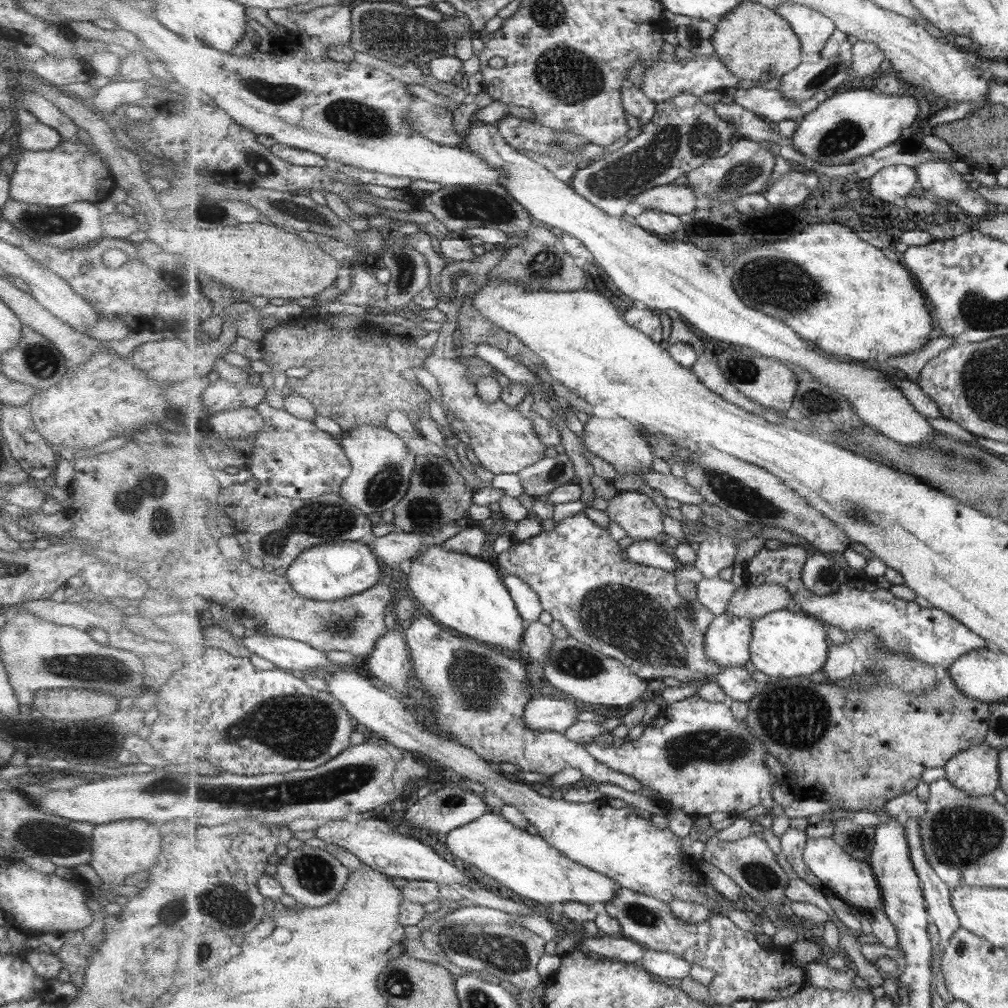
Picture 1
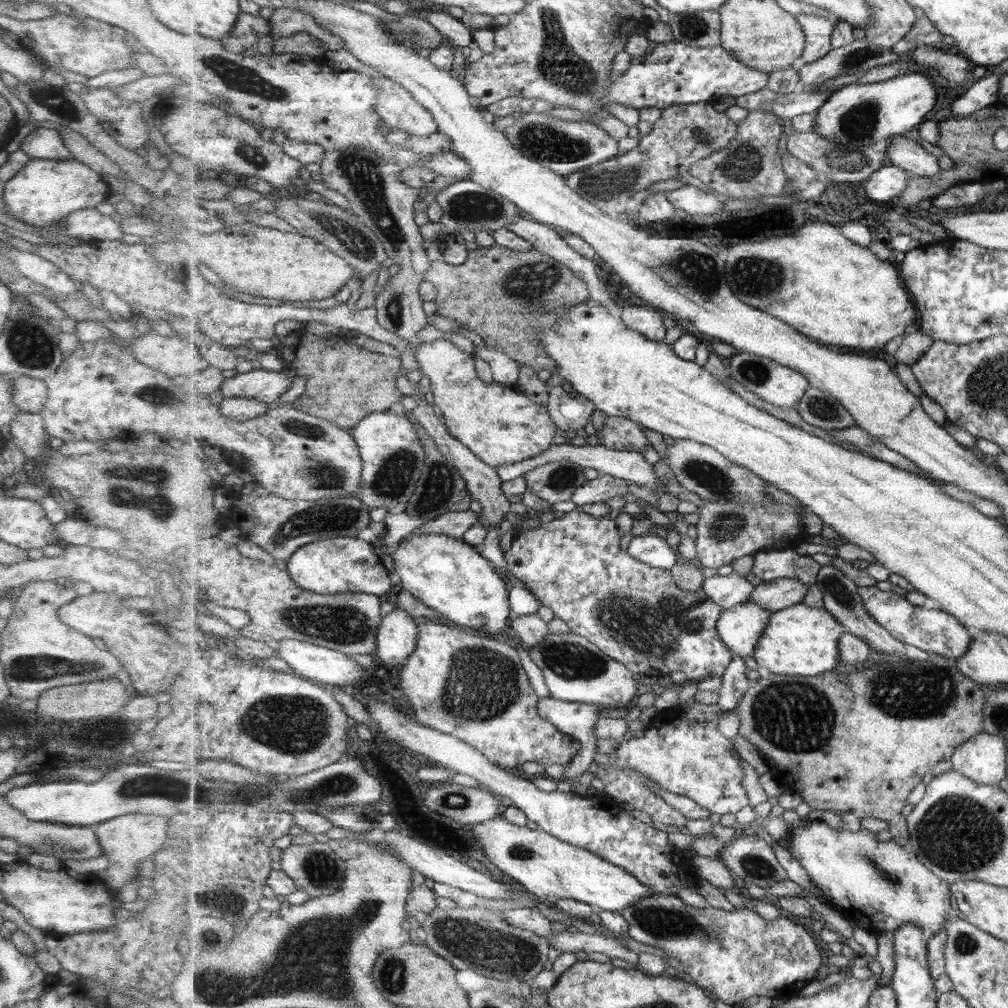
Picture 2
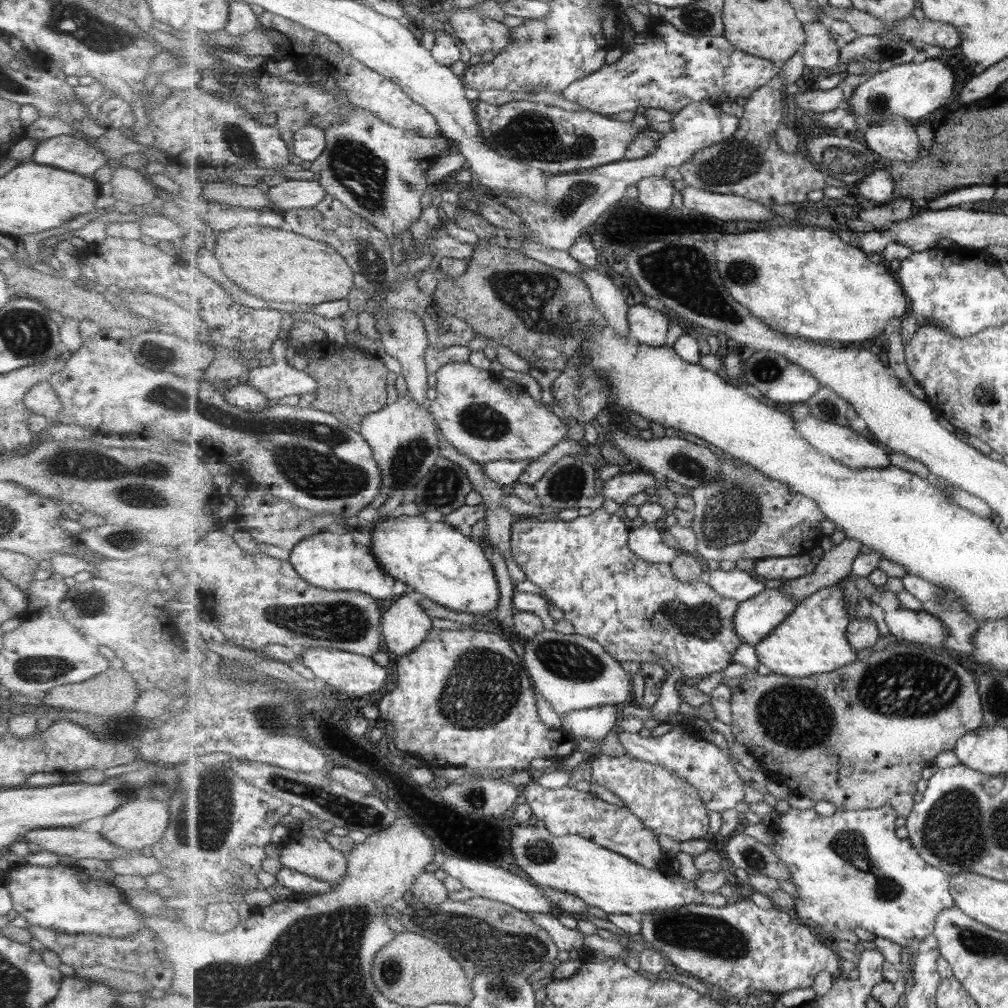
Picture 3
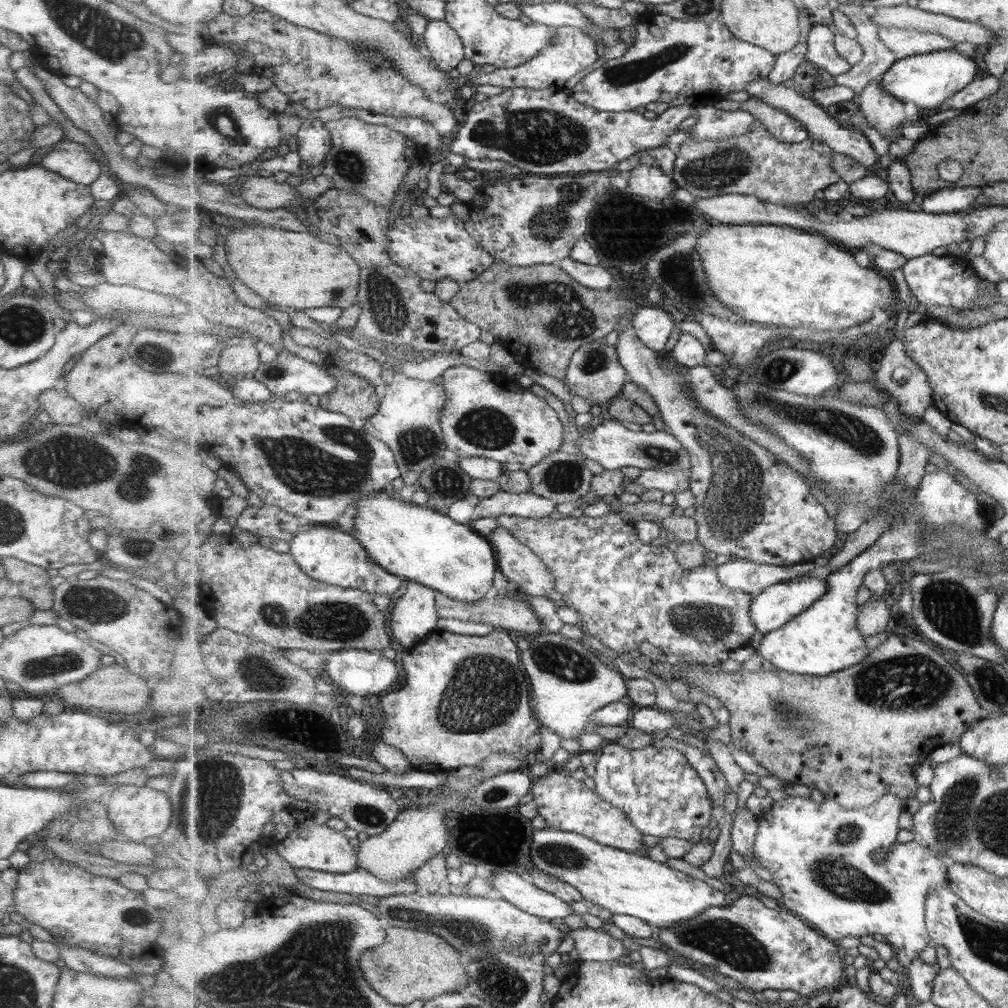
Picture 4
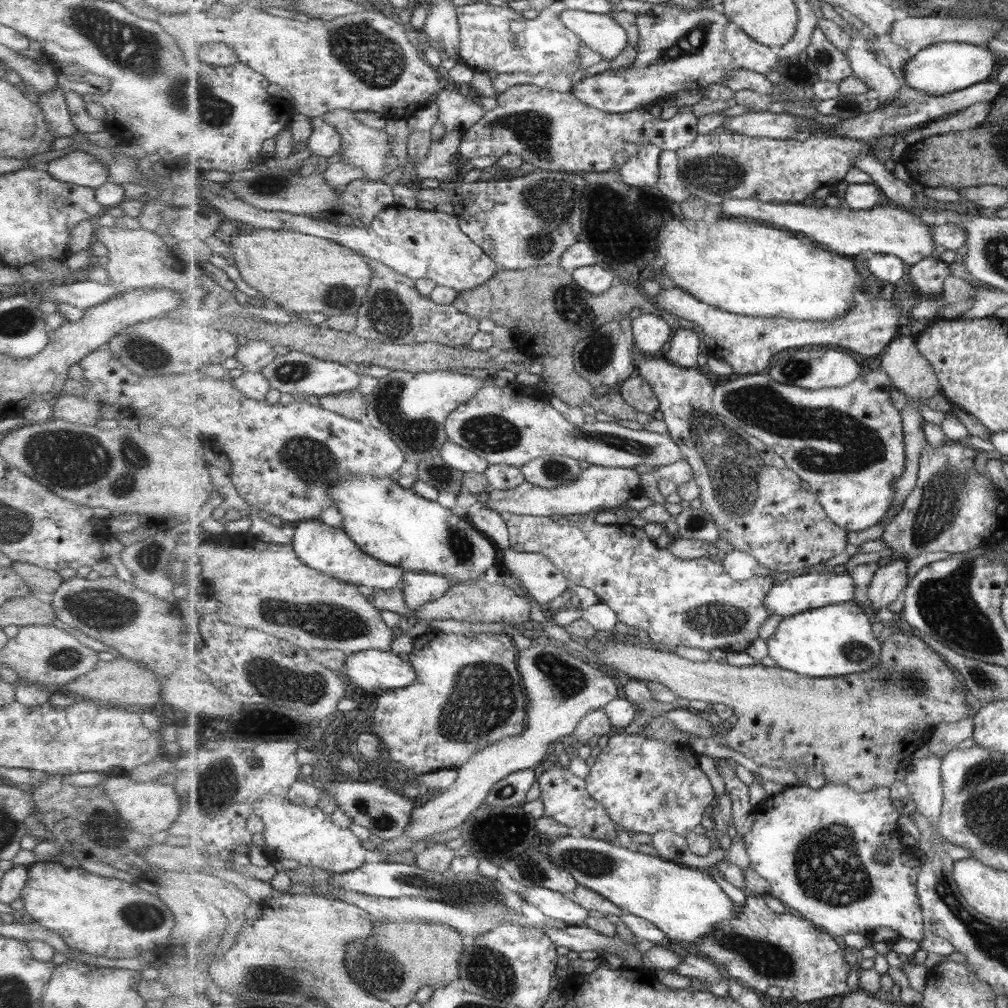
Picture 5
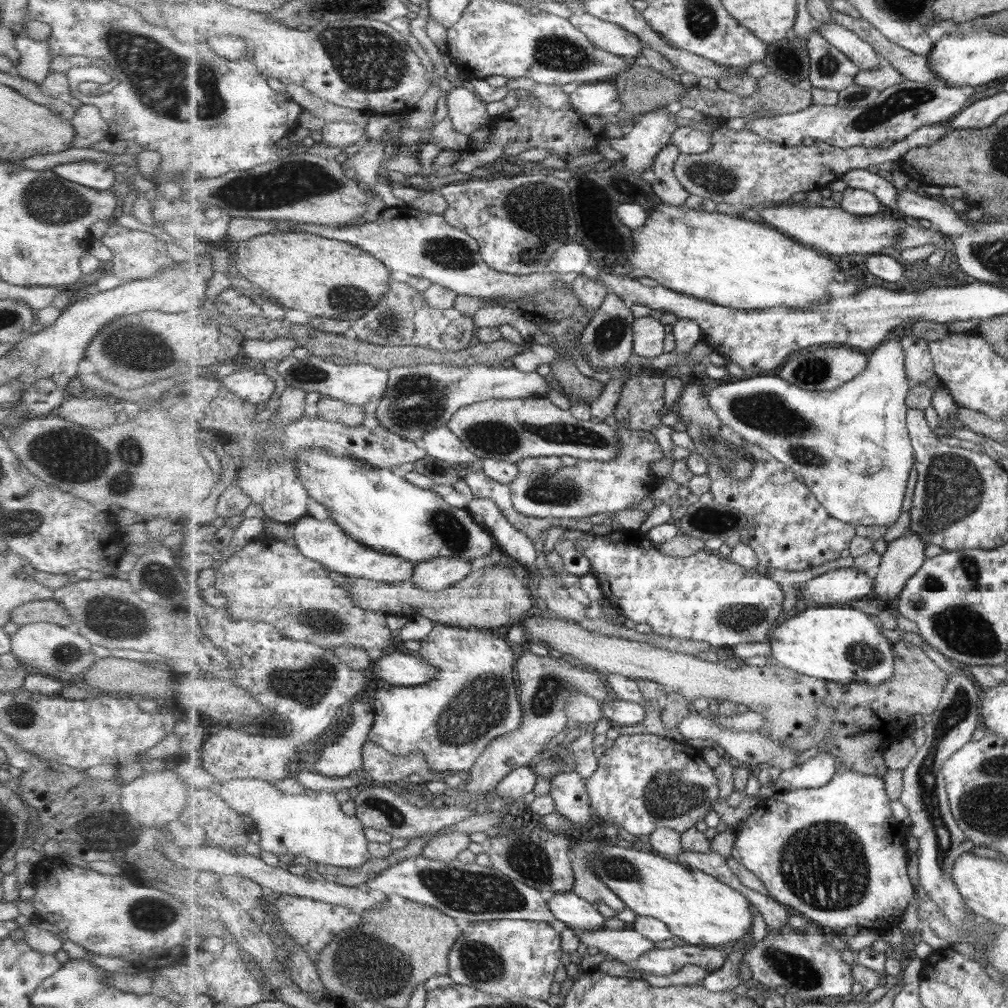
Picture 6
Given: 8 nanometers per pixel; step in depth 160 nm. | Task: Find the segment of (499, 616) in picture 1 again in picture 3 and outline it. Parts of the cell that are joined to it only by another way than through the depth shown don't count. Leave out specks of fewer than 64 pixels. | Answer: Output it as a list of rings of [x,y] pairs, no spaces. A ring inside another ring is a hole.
[[[401,514],[390,522],[387,517],[380,518],[371,529],[371,534],[372,551],[380,566],[385,572],[411,587],[413,591],[425,594],[429,600],[457,612],[485,615],[499,606],[501,594],[499,594],[499,584],[497,584],[493,564],[489,562],[489,558],[475,544],[471,536],[463,536],[453,525],[444,521],[433,523],[427,516],[420,514],[412,517]]]

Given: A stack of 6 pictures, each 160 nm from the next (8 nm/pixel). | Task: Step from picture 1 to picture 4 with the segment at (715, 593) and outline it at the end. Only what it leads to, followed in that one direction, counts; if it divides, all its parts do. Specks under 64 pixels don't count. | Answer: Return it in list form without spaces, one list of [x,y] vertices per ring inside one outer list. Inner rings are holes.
[[[733,558],[717,567],[720,581],[729,588],[759,596],[766,588],[783,583],[799,575],[807,575],[815,568],[813,562],[792,565],[791,567],[758,564],[746,559]]]

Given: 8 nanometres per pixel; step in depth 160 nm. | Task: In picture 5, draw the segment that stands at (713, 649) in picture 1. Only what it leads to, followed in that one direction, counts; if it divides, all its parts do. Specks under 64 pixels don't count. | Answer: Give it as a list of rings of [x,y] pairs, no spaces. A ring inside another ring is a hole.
[[[830,571],[811,574],[807,572],[804,575],[789,577],[773,585],[771,592],[766,596],[766,604],[769,614],[788,618],[816,608],[854,602],[855,588],[857,588],[855,580],[849,572],[843,574],[831,573]]]

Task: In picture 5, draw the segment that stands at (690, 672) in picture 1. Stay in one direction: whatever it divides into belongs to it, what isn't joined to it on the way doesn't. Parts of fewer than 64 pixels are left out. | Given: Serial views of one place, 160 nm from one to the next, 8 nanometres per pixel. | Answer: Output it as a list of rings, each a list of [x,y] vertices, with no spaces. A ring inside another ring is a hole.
[[[502,512],[502,517],[508,522],[510,532],[511,548],[521,552],[538,552],[548,556],[552,562],[560,569],[563,570],[564,575],[572,580],[577,586],[584,586],[591,589],[594,594],[599,598],[599,601],[609,606],[617,616],[617,620],[634,628],[638,632],[643,630],[656,644],[667,644],[667,646],[689,646],[691,648],[699,648],[703,650],[715,650],[719,648],[723,651],[743,652],[748,649],[748,646],[754,641],[759,639],[759,630],[761,626],[769,620],[768,605],[766,604],[766,596],[771,592],[774,585],[773,579],[769,576],[756,576],[751,580],[745,582],[737,582],[732,580],[732,576],[725,569],[723,562],[711,556],[703,556],[695,560],[681,560],[677,558],[668,547],[659,548],[655,541],[648,535],[637,522],[634,523],[613,523],[612,525],[600,524],[595,519],[577,517],[573,519],[569,516],[561,517],[557,520],[546,516],[521,516],[513,514],[512,512]]]

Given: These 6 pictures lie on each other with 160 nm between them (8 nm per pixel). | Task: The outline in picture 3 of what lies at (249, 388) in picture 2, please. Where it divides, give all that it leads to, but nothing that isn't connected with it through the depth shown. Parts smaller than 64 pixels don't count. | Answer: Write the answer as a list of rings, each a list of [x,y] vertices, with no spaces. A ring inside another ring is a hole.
[[[281,338],[273,344],[272,354],[275,363],[269,366],[259,366],[249,371],[248,383],[265,393],[274,403],[279,398],[287,396],[301,396],[301,394],[313,394],[317,390],[318,380],[309,376],[305,370],[296,370],[287,364],[285,352],[289,343]]]

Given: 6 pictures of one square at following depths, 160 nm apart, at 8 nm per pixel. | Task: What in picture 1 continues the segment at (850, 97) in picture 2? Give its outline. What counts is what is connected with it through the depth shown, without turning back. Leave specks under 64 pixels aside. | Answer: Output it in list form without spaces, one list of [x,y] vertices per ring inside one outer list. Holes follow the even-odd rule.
[[[869,86],[859,89],[849,89],[837,93],[827,98],[816,109],[799,119],[799,124],[795,134],[791,137],[792,146],[796,152],[800,152],[805,158],[814,160],[823,166],[833,166],[834,164],[846,164],[852,160],[857,160],[862,156],[867,156],[875,151],[880,151],[885,146],[893,144],[899,140],[903,130],[911,126],[919,116],[919,104],[911,95],[905,94],[885,94],[878,90],[870,90]]]

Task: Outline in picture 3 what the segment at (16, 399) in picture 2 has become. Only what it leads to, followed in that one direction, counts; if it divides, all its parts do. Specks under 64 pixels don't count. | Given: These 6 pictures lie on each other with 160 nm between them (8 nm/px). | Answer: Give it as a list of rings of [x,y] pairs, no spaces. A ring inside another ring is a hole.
[[[46,379],[40,380],[22,396],[22,404],[33,415],[46,420],[55,420],[60,409],[60,402]]]

